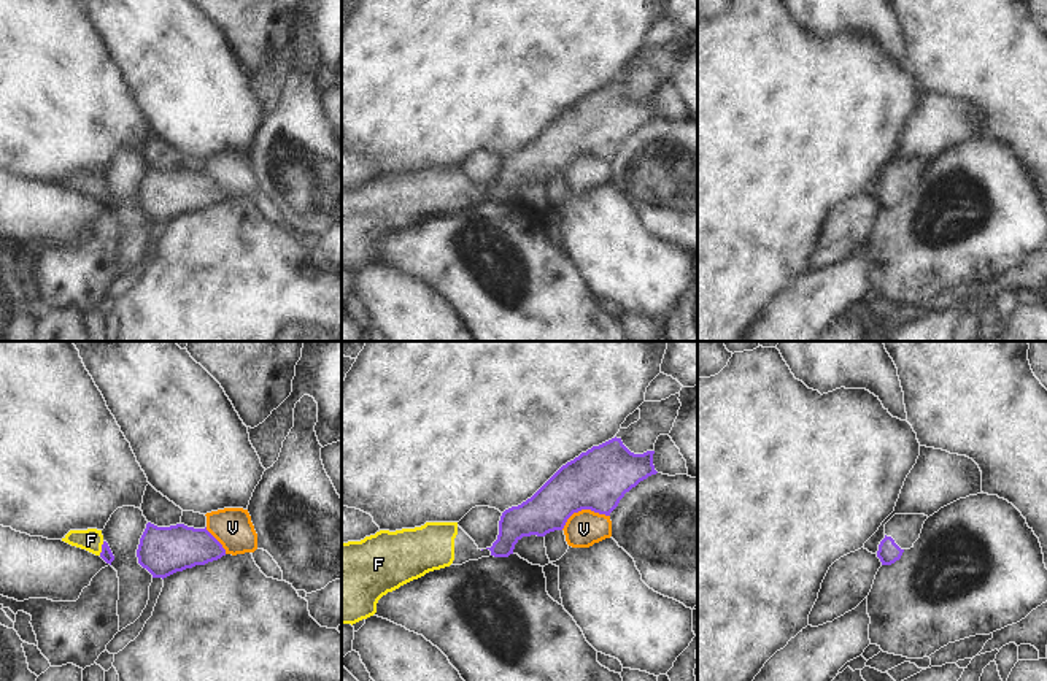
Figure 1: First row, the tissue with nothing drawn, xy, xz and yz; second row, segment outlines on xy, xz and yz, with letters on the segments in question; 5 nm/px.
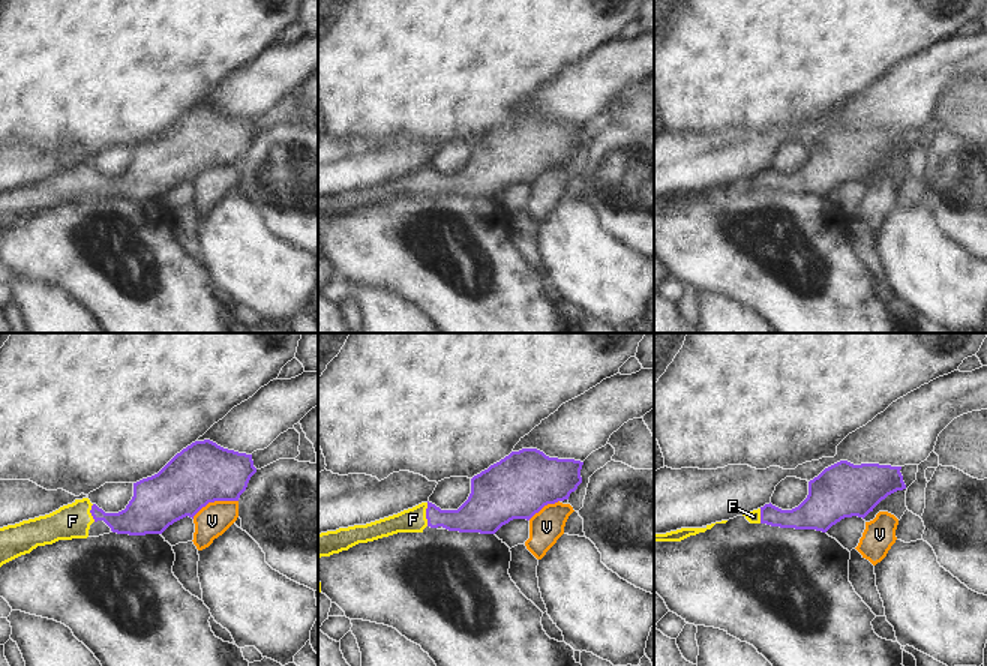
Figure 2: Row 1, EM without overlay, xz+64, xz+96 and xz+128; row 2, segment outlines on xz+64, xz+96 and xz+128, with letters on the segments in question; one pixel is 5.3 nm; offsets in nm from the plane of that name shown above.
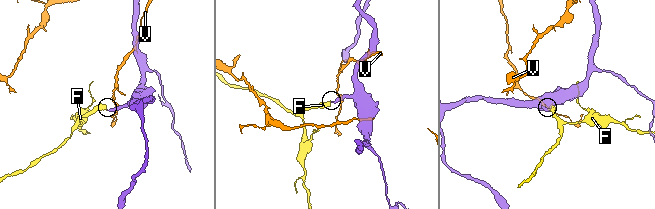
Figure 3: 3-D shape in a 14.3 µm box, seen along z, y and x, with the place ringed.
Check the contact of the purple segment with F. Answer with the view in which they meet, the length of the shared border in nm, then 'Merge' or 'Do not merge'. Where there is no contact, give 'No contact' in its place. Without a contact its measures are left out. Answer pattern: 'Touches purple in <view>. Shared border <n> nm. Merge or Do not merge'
Touches purple in xy. Shared border 80 nm. Merge

